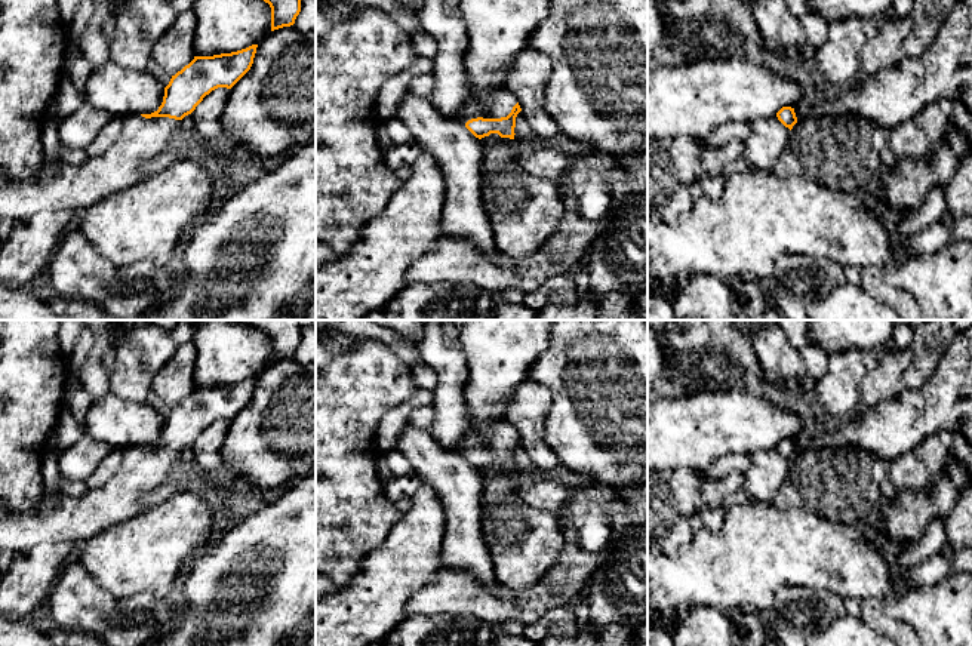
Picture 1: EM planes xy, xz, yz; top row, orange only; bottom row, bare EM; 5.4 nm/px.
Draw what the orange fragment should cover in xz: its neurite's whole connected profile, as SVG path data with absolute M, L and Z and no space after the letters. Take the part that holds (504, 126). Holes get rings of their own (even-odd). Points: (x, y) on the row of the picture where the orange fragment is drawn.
M504 89L487 99L468 96L455 119L464 123L479 139L490 133L514 139L516 117L520 111L522 108L514 93Z

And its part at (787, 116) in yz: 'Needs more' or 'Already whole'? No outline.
Needs more

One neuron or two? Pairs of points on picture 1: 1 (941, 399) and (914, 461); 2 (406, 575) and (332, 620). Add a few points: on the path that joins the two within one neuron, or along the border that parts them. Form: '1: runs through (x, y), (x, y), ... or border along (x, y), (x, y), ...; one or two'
1: border along (951, 431), (934, 431), (914, 448), (894, 460); two
2: runs through (388, 584), (350, 620); one

